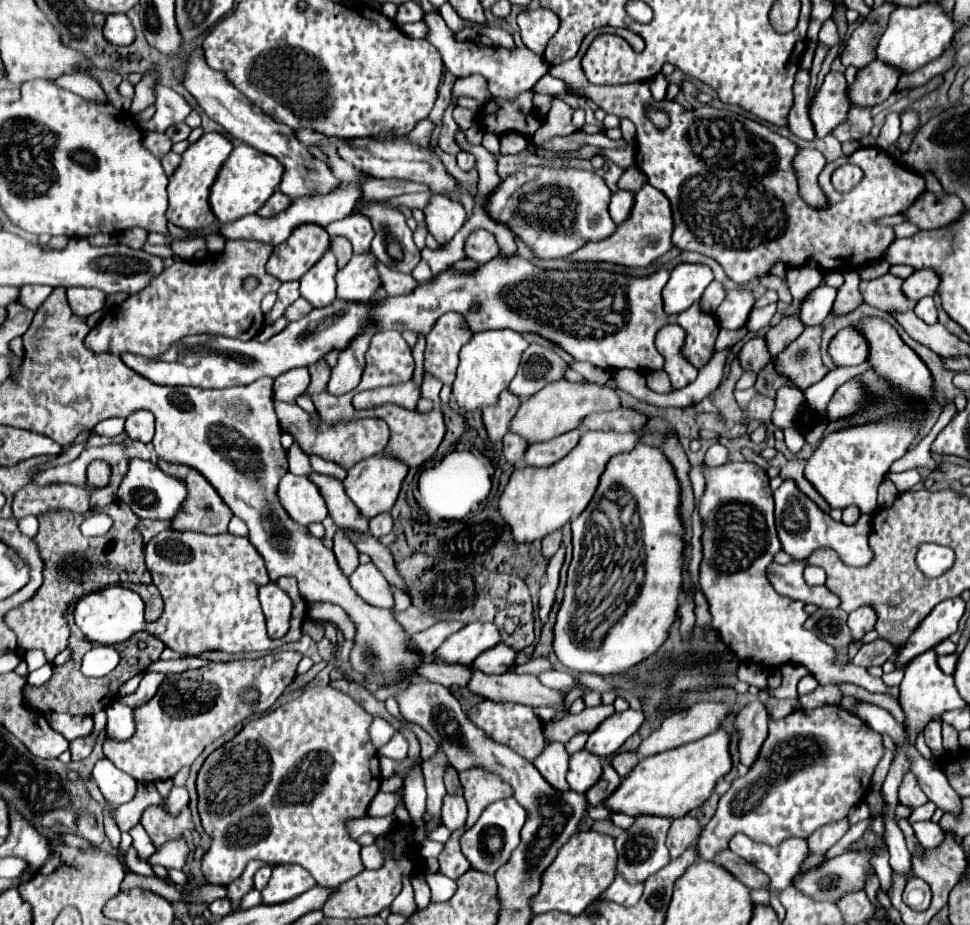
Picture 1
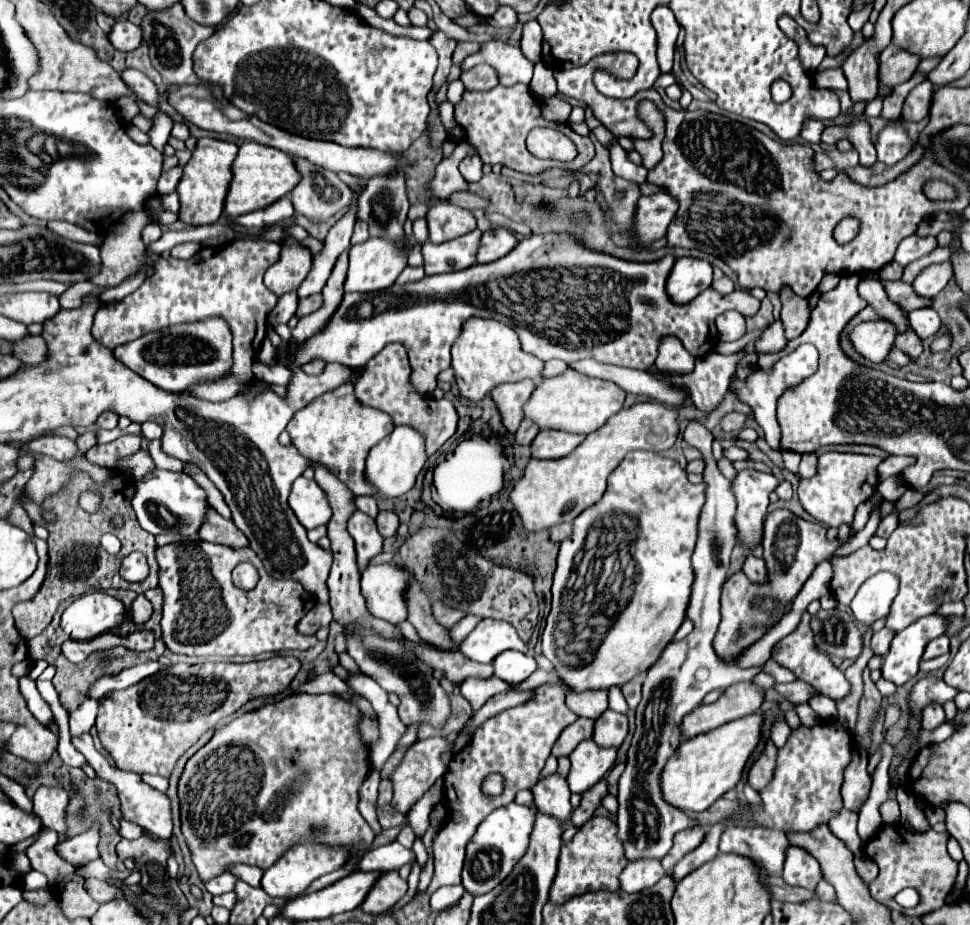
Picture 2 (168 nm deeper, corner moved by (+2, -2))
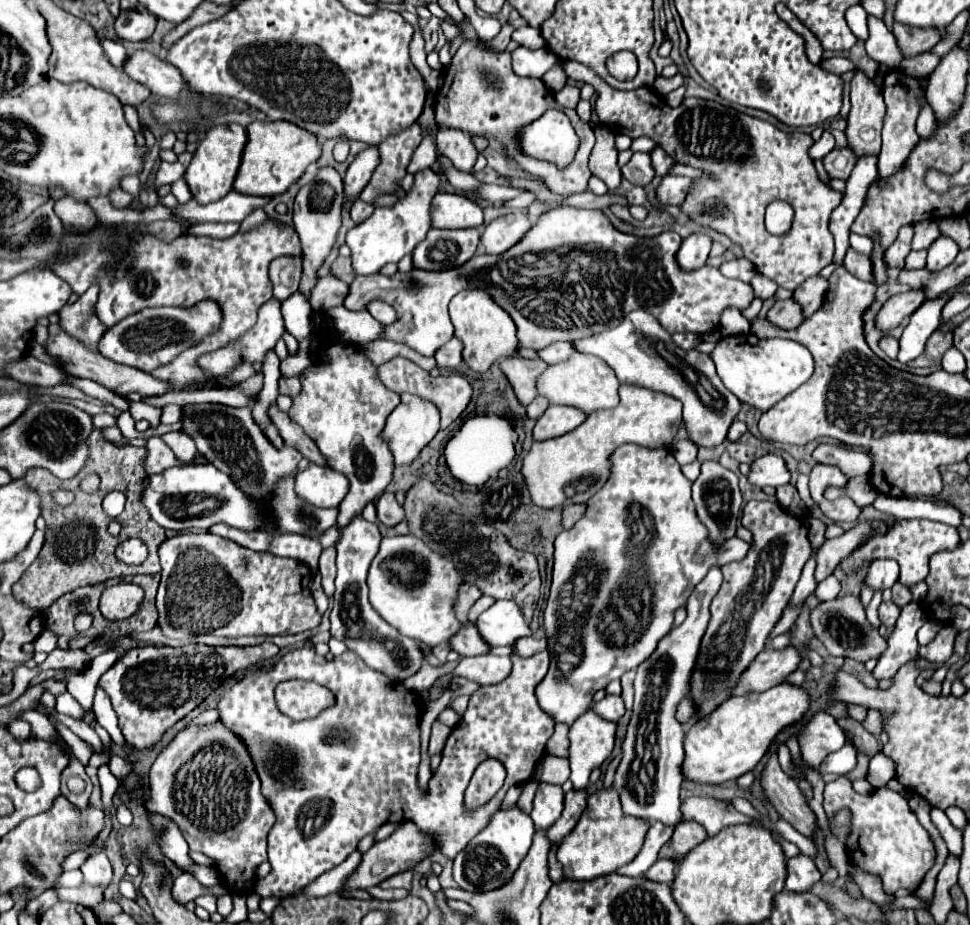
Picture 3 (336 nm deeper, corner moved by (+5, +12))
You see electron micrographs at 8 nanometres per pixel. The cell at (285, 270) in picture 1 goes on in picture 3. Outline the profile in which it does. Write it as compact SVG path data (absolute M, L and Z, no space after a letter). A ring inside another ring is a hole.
M276 257L270 263L270 281L274 287L274 297L284 301L294 293L300 285L300 275L302 275L302 257Z

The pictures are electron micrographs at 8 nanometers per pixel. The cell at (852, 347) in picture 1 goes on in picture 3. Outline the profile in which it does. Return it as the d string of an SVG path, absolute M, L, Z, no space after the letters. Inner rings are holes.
M906 291L900 295L892 295L882 309L876 313L876 327L884 333L892 331L894 327L898 327L902 323L904 317L908 317L910 313L914 313L914 309L918 309L918 305L924 301L924 293L920 291Z

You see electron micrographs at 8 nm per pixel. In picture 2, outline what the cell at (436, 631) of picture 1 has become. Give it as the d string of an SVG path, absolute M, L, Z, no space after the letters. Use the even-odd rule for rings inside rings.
M467 615L465 619L461 619L461 621L449 631L451 639L453 639L455 643L461 643L461 641L473 631L473 627L477 627L479 621L481 621L481 617L477 617L477 615Z

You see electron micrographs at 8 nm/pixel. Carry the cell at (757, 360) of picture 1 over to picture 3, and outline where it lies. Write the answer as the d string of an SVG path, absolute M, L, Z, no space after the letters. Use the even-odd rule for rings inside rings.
M786 299L786 301L776 301L772 305L772 309L768 311L766 319L780 327L780 329L796 329L804 317L802 317L802 311L800 311L800 305L792 299Z

